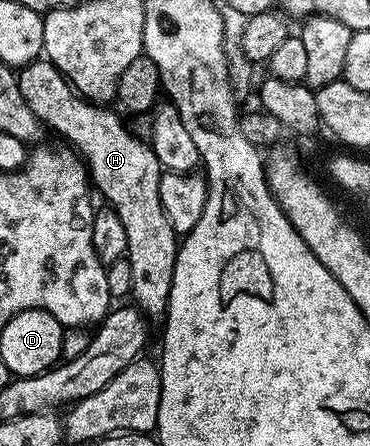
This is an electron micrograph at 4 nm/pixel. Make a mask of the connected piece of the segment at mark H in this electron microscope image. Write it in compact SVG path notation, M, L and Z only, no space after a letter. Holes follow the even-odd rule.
M40 58L18 69L19 89L29 102L33 114L44 125L49 124L64 136L66 143L87 165L90 183L94 191L108 200L110 211L121 218L125 226L129 270L133 270L130 299L148 321L162 321L167 314L167 299L171 293L175 256L180 241L177 233L165 218L161 206L159 183L163 172L157 154L146 139L134 136L127 124L111 109L99 102L80 96L63 73L51 61ZM96 188L96 189L95 189Z

